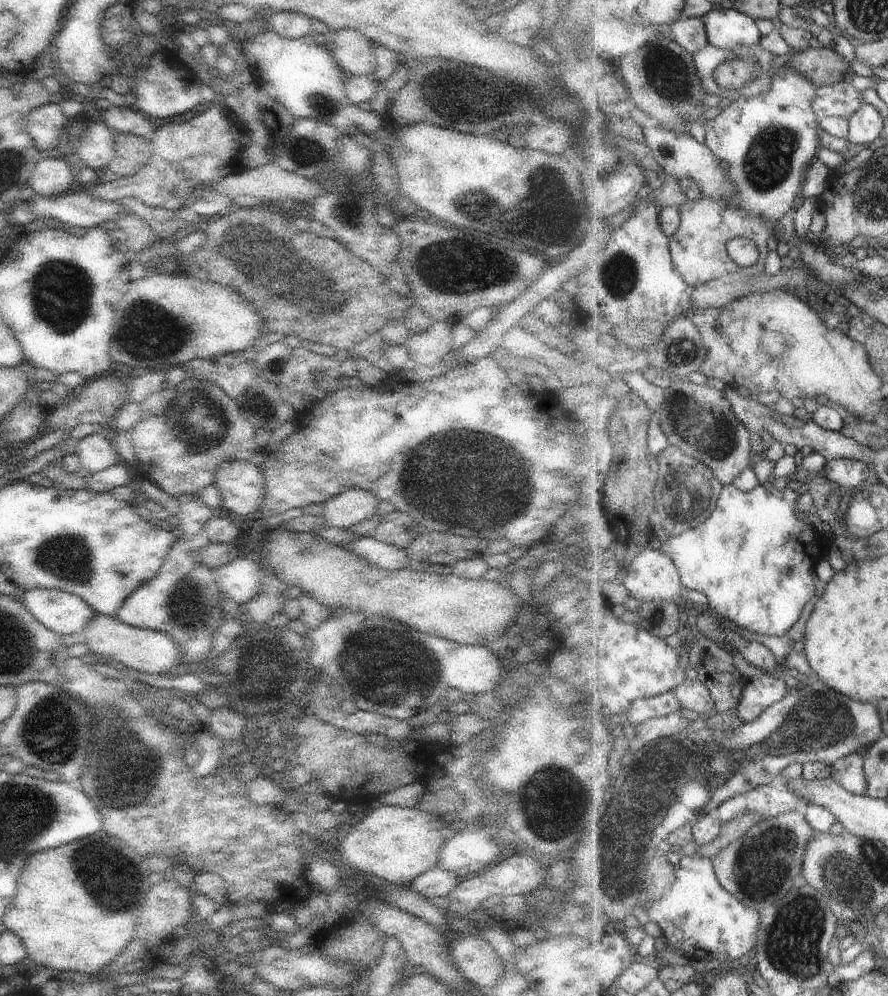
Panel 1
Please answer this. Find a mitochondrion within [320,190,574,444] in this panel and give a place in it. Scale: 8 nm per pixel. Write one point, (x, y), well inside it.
(464, 248)

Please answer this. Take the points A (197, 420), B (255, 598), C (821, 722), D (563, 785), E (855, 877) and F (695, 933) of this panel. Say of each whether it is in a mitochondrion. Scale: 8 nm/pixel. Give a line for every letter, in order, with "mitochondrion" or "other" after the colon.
A: mitochondrion
B: other
C: mitochondrion
D: mitochondrion
E: mitochondrion
F: other

